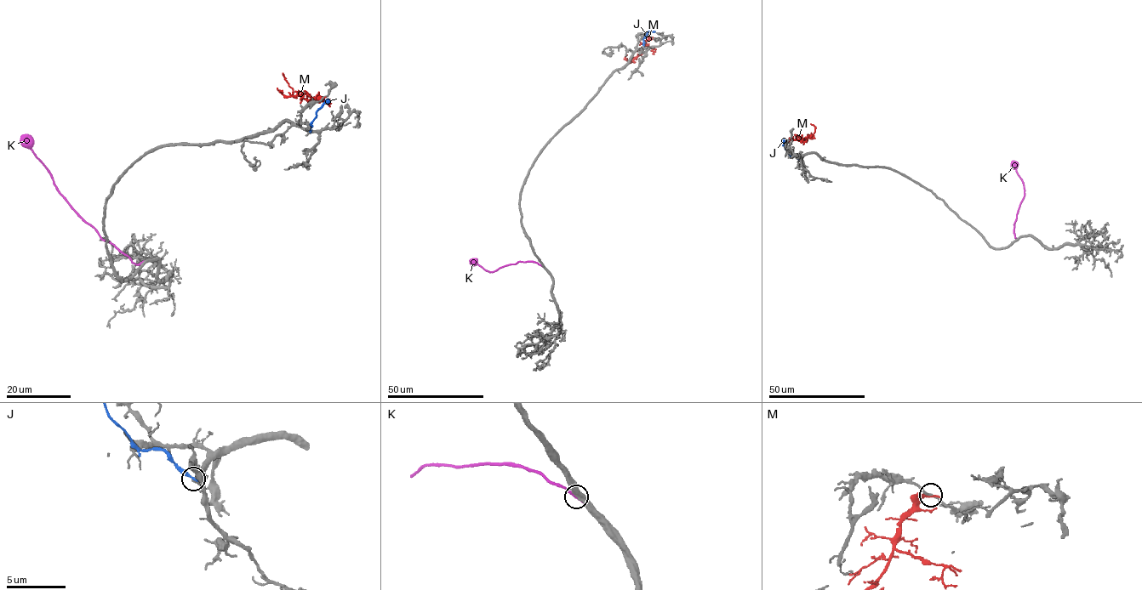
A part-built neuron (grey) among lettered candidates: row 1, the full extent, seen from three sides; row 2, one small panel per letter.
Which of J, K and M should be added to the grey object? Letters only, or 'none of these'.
K

